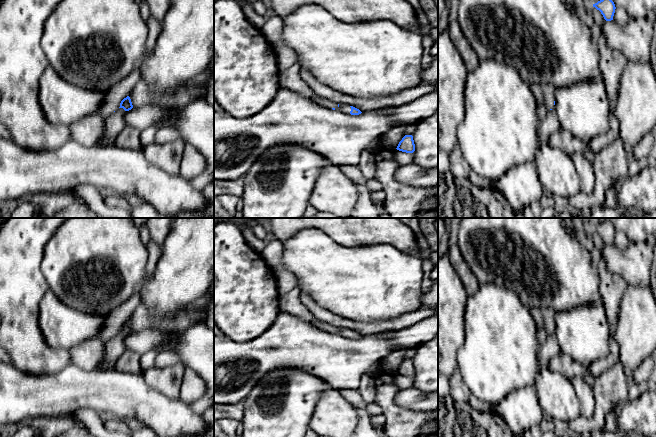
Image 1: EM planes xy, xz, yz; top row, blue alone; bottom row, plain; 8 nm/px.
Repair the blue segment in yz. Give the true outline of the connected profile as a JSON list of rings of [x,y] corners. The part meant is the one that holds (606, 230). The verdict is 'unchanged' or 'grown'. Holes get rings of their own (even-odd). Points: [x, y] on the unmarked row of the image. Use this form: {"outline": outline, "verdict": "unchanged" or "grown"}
{"outline": [[[605,221],[593,228],[593,231],[601,236],[606,245],[613,244],[616,231],[614,226],[609,221]]], "verdict": "unchanged"}

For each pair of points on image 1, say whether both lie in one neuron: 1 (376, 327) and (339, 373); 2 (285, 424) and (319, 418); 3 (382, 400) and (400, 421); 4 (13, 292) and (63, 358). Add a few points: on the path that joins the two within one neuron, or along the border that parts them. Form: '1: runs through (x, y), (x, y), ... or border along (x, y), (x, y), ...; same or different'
1: border along (393, 330), (362, 336); different
2: border along (319, 398), (308, 426); different
3: runs through (387, 405), (396, 416); same
4: runs through (19, 312), (19, 327), (43, 351); same

